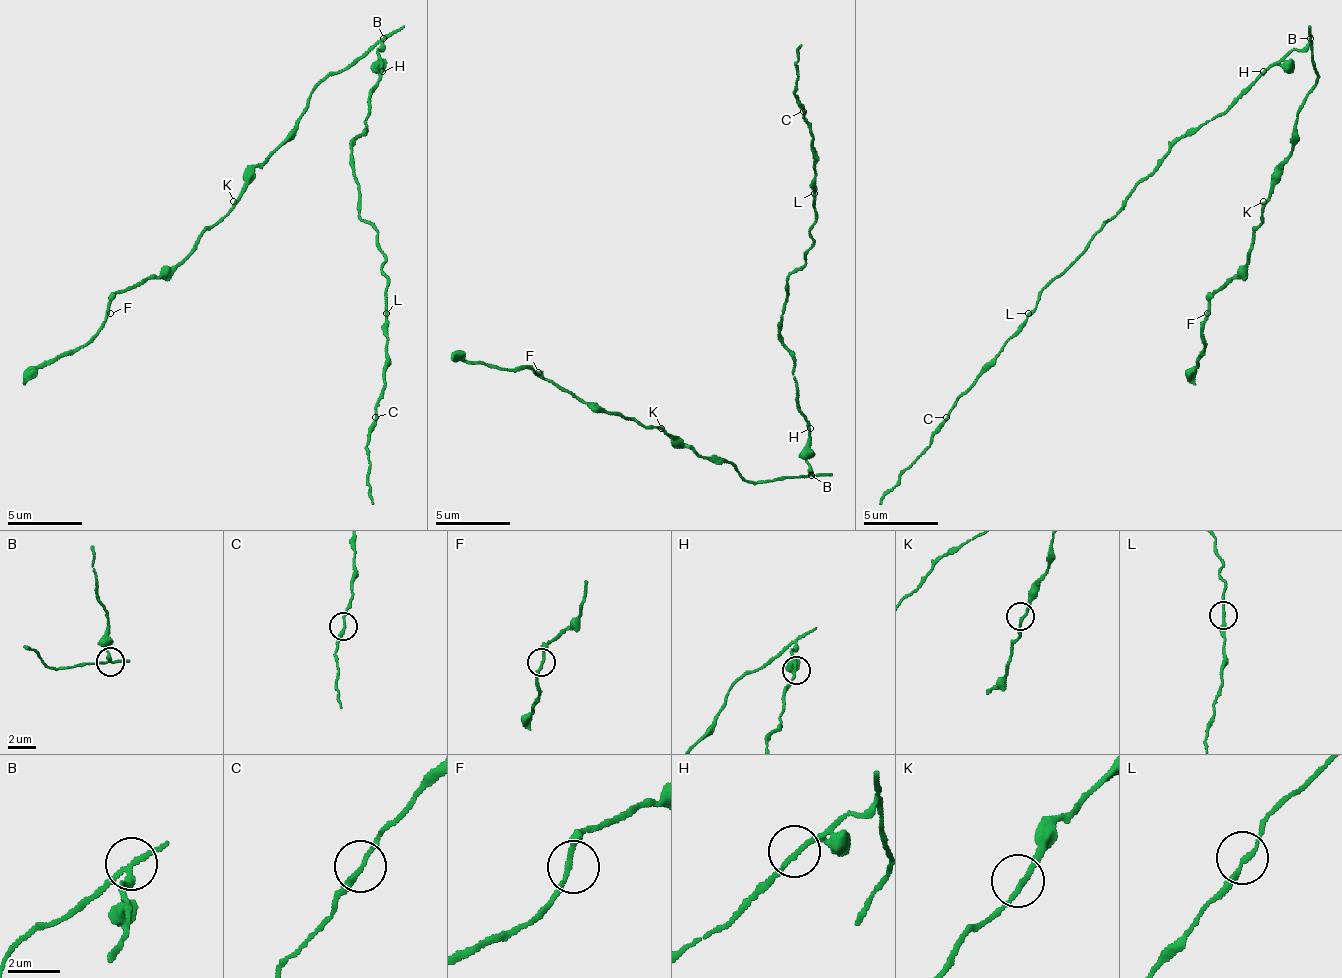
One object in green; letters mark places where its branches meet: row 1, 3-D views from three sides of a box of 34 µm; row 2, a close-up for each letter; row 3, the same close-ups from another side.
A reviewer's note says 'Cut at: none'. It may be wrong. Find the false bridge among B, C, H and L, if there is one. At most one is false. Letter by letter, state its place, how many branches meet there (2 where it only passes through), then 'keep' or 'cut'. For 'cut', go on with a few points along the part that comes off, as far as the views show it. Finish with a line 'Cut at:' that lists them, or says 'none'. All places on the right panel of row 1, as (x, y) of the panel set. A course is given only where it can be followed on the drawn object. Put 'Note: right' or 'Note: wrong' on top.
Note: wrong
B: (1310, 38) | 3 | cut | (1311, 37), (1315, 86), (1296, 115), (1292, 156), (1263, 209), (1248, 261), (1214, 294), (1199, 369), (1188, 384)
C: (946, 417) | 2 | keep
H: (1263, 71) | 2 | keep
L: (1028, 313) | 2 | keep
Cut at: B

